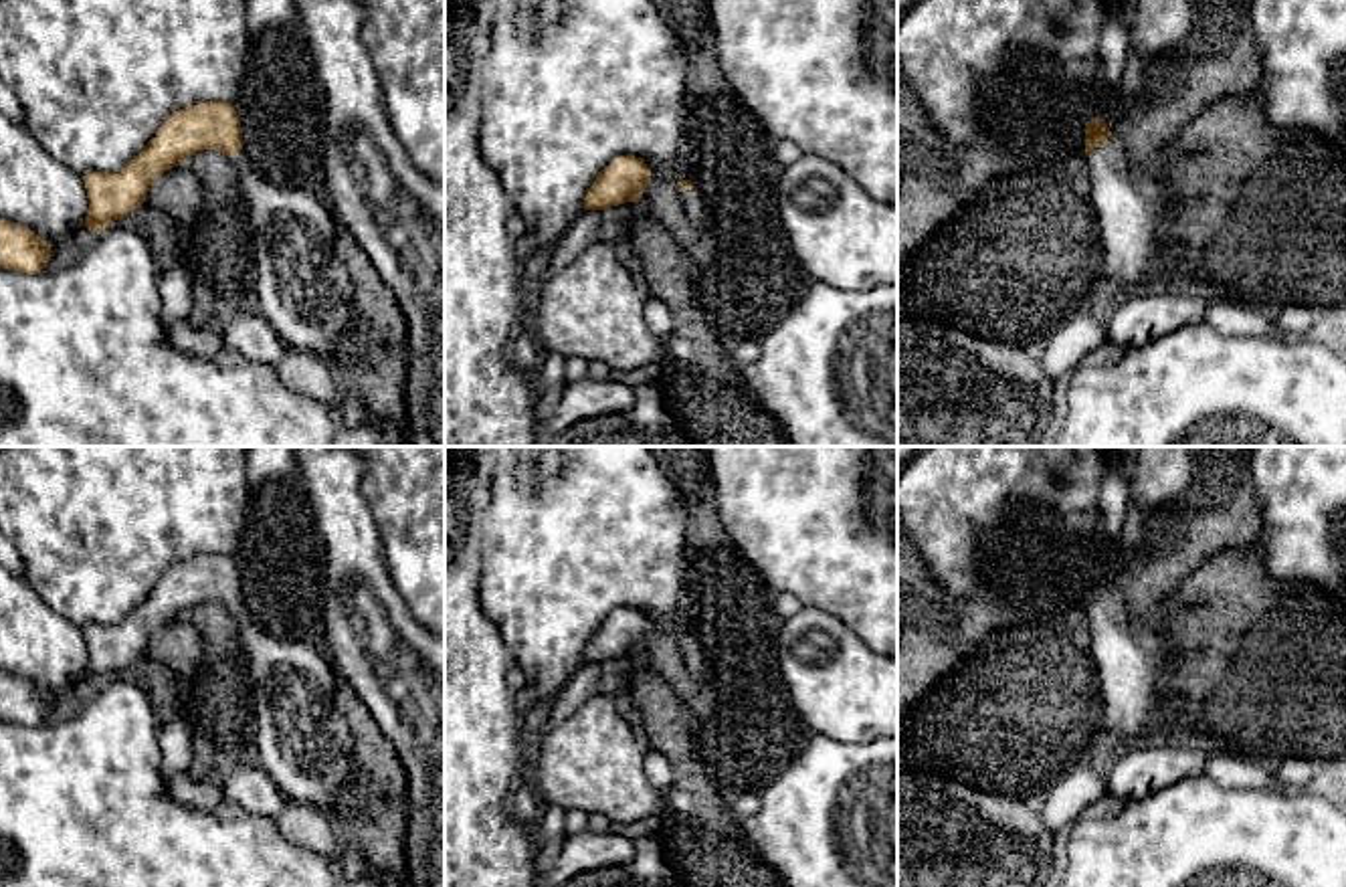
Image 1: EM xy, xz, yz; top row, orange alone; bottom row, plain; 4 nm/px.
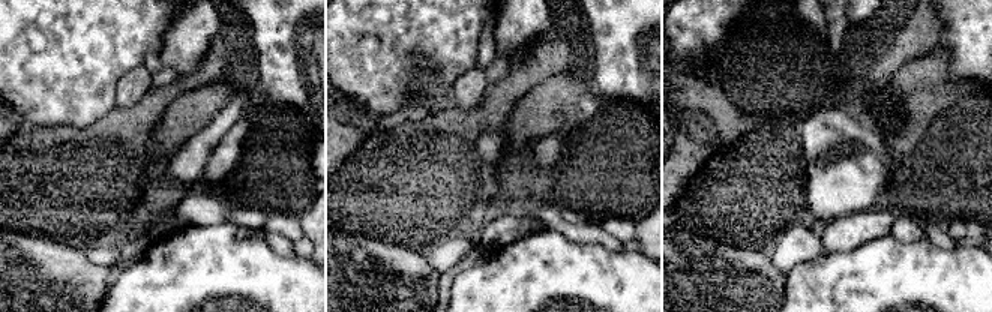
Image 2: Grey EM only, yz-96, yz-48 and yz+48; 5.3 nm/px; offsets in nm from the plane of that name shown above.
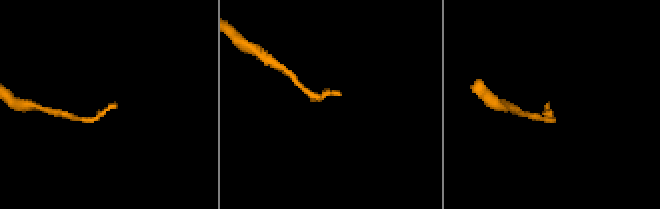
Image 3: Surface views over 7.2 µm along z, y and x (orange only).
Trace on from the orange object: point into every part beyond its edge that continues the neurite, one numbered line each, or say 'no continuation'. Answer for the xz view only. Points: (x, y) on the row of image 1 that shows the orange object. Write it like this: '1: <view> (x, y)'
1: xz (694, 205)

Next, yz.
1: yz (1136, 213)

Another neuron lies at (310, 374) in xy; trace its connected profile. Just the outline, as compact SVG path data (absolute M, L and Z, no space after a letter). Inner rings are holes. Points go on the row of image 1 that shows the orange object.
M287 348L285 358L275 366L275 372L289 390L309 396L333 410L338 408L344 384L335 366L325 358Z

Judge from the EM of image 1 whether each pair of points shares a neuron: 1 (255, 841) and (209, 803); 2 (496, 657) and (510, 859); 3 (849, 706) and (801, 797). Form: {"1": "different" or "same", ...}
{"1": "different", "2": "same", "3": "different"}

